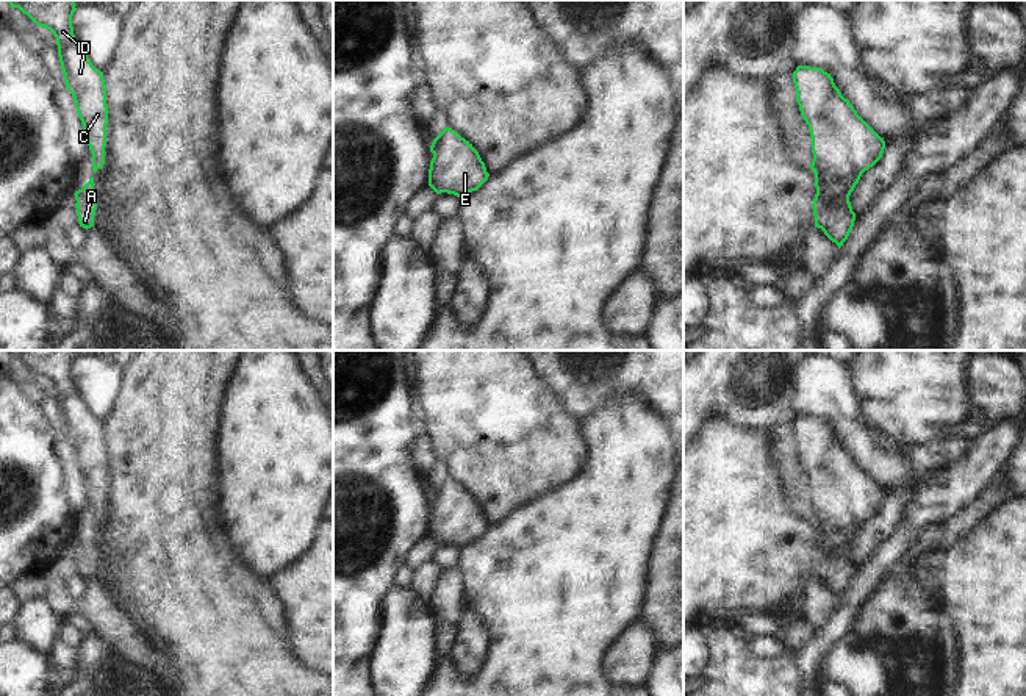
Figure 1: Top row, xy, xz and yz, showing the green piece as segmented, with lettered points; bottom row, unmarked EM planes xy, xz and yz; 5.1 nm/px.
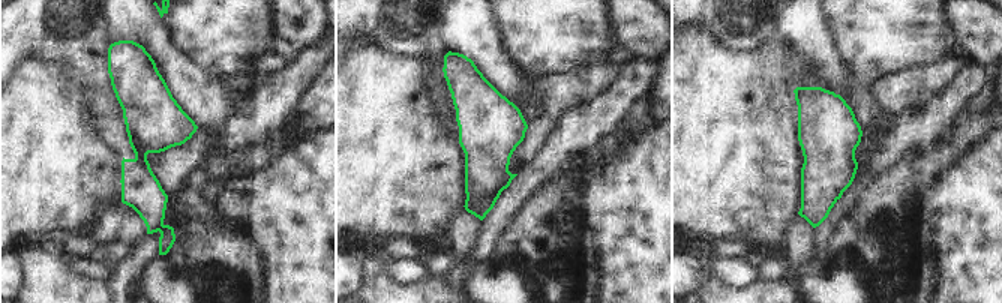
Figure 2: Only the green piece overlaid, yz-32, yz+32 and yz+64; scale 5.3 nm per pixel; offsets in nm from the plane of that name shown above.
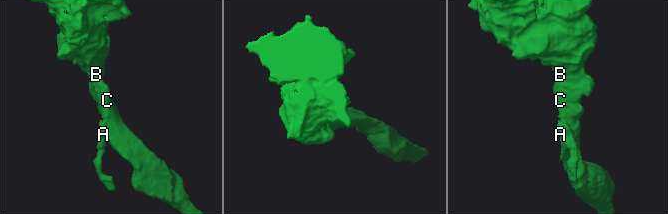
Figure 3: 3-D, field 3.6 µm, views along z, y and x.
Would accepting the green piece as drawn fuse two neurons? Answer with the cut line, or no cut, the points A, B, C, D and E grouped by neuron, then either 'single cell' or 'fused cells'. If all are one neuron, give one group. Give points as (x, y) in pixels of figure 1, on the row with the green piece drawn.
cut yz (812, 161), (821, 191), (835, 205), (851, 211); groups A / B C D E; fused cells

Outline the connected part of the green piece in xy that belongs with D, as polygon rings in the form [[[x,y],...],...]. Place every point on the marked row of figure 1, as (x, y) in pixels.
[[[6,0],[11,8],[19,8],[38,27],[45,27],[56,38],[58,56],[67,91],[72,94],[84,136],[97,169],[105,164],[106,147],[106,84],[103,72],[95,69],[77,42],[72,16],[75,0]]]

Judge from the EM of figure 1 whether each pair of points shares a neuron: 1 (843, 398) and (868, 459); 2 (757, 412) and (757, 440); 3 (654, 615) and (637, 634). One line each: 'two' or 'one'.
1: one
2: two
3: two

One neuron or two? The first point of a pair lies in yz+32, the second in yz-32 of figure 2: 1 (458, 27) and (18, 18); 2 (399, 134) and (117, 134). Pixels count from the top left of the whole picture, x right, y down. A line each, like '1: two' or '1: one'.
1: two
2: two

